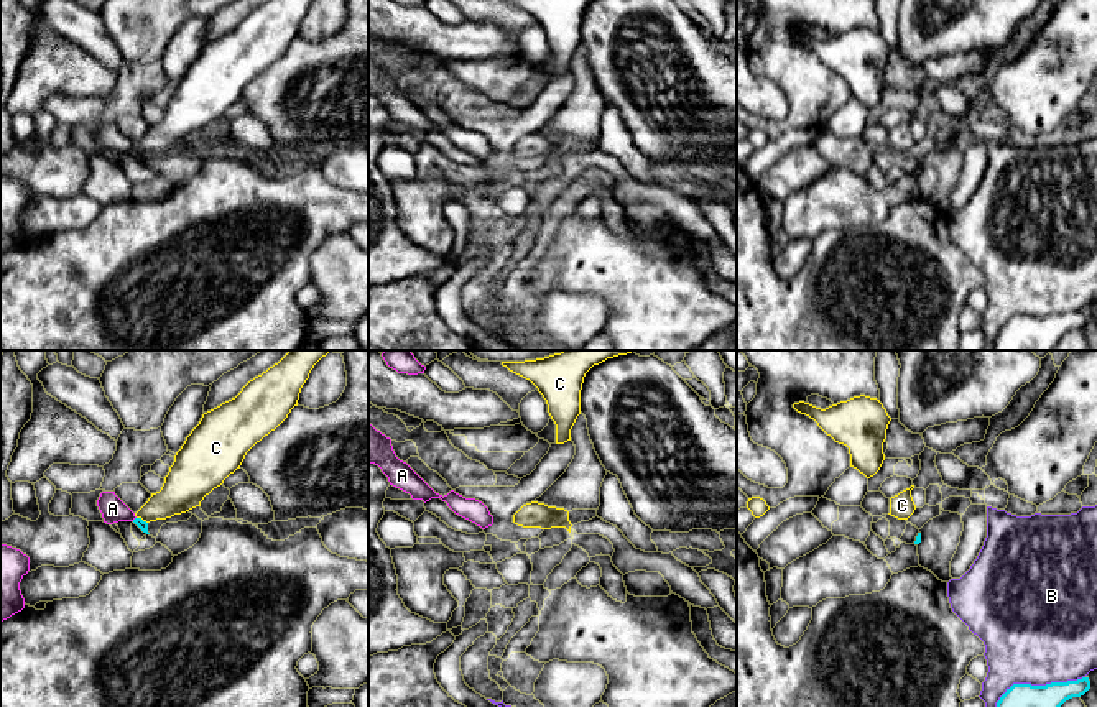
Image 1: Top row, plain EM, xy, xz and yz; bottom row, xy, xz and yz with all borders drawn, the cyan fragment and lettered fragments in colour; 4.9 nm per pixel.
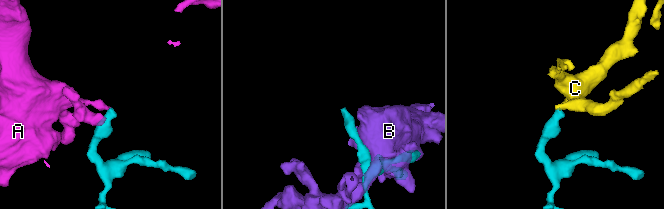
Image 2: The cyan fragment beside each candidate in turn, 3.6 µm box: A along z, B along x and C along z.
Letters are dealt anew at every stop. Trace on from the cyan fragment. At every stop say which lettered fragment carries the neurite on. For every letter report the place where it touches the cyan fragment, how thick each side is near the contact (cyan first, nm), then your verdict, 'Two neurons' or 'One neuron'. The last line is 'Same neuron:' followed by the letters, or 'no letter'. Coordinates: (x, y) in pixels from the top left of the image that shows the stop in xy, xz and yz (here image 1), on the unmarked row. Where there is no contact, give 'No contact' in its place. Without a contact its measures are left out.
A: No contact. Two neurons
B: Touches cyan at yz (1033, 318). Thickness 280 nm (cyan) against 480 nm. Two neurons
C: Touches cyan at xy (140, 150). Thickness 50 nm (cyan) against 200 nm. One neuron
Same neuron: C

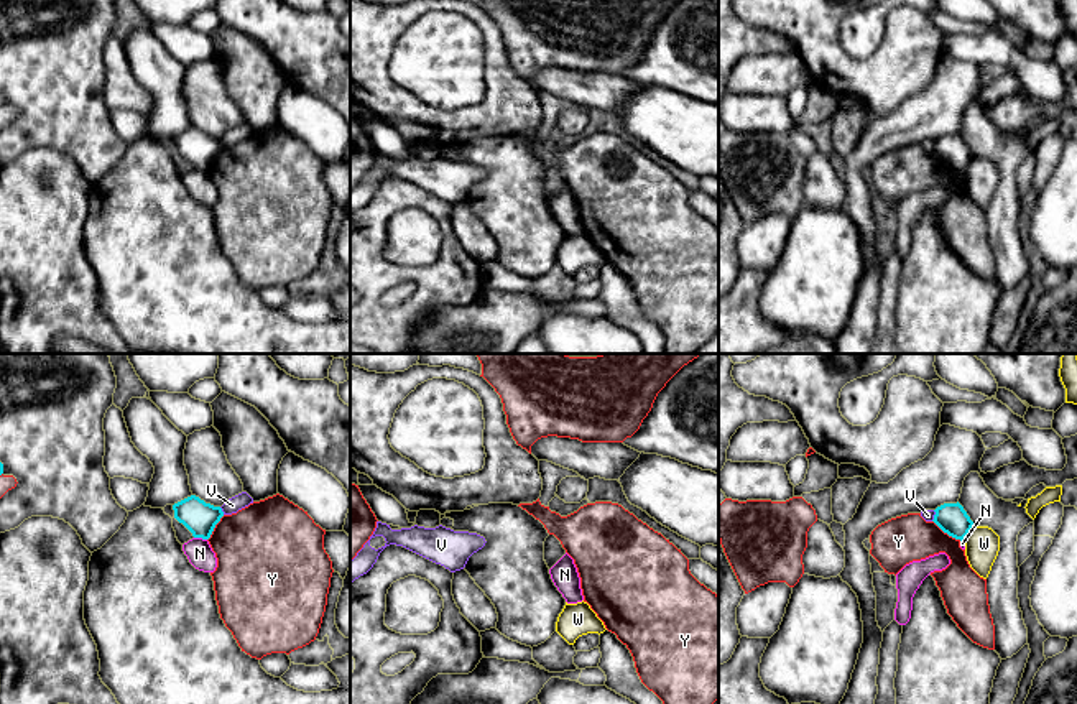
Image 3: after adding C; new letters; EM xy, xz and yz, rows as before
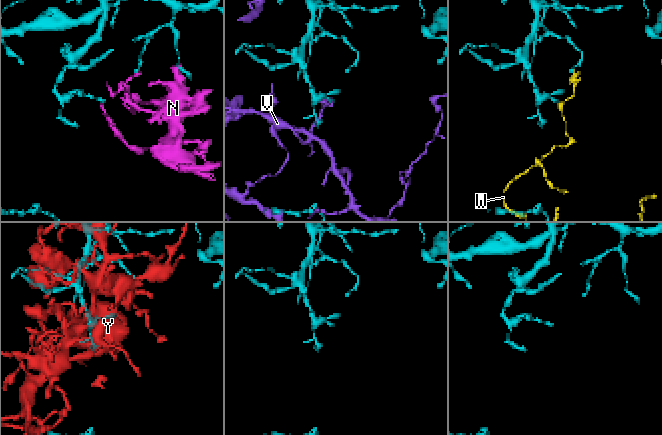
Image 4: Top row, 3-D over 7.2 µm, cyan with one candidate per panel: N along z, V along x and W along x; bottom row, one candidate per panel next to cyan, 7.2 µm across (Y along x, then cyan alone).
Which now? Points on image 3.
N: Touches cyan at xy (201, 168). Thickness 160 nm (cyan) against 130 nm. Two neurons
V: Touches cyan at xy (221, 142). Thickness 160 nm (cyan) against 80 nm. Two neurons
W: Touches cyan at yz (967, 165). Thickness 150 nm (cyan) against 170 nm. Two neurons
Y: Touches cyan at yz (947, 165). Thickness 150 nm (cyan) against 240 nm. Two neurons
Same neuron: no letter

